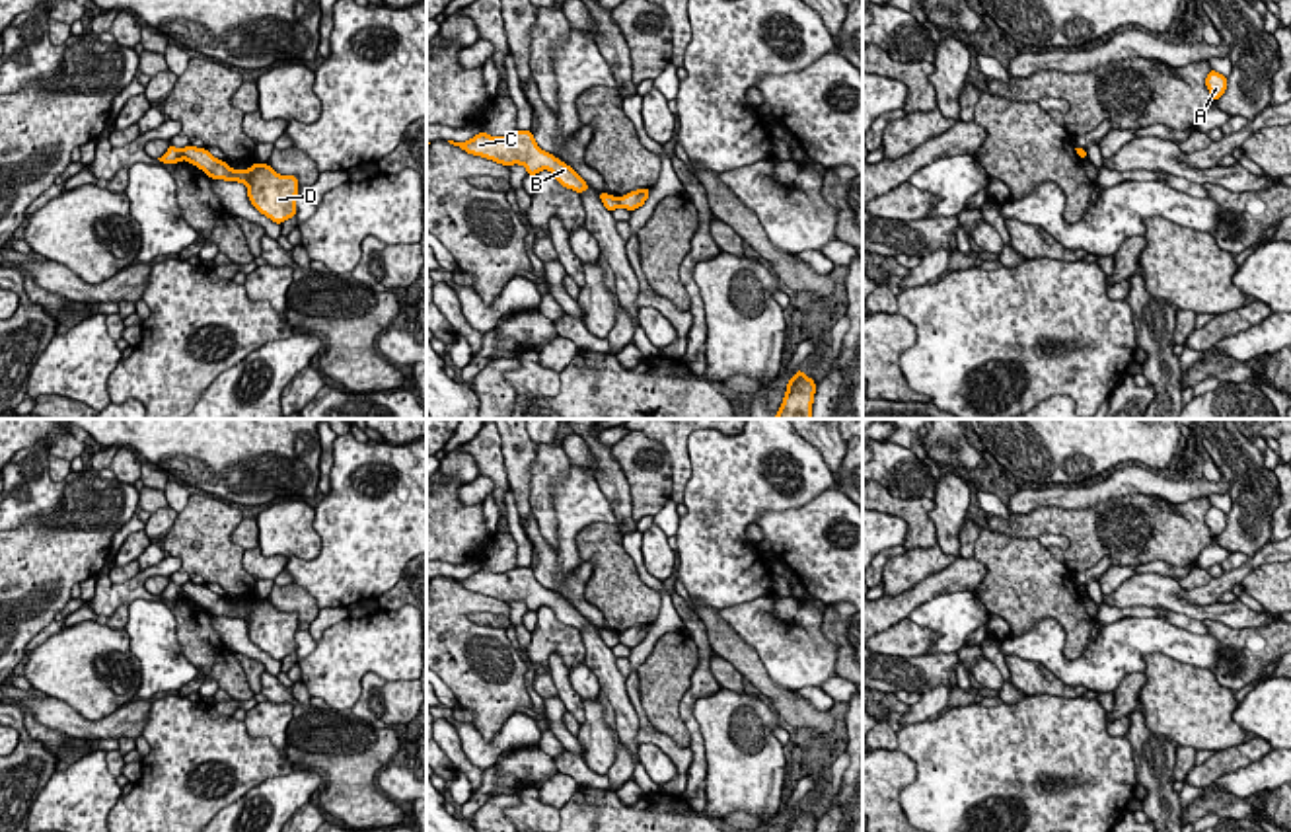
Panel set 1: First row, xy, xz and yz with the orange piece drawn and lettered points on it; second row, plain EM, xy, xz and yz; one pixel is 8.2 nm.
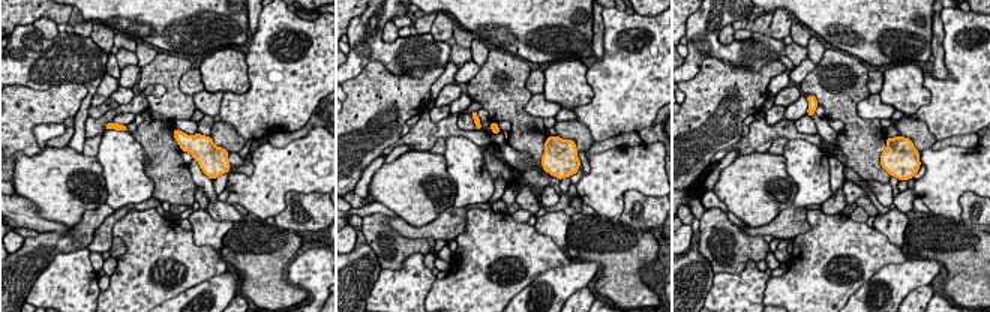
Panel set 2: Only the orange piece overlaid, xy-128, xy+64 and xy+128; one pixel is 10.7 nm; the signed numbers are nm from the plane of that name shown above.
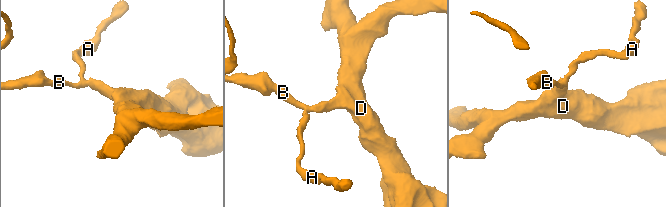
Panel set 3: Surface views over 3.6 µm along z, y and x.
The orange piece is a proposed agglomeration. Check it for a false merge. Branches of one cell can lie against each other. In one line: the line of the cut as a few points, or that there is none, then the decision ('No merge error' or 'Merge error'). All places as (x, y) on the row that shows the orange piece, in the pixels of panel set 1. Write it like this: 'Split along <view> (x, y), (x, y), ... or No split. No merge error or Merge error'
Split along xy (182, 151), (184, 158). Merge error

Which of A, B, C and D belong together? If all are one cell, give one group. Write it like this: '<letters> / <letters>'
A B C / D

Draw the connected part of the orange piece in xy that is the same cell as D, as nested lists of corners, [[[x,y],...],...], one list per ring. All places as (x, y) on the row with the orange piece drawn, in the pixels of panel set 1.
[[[193,144],[183,148],[183,160],[203,170],[212,179],[240,181],[247,185],[249,203],[275,224],[296,216],[298,177],[280,175],[269,164],[253,164],[247,170],[234,170],[214,158],[206,148]]]

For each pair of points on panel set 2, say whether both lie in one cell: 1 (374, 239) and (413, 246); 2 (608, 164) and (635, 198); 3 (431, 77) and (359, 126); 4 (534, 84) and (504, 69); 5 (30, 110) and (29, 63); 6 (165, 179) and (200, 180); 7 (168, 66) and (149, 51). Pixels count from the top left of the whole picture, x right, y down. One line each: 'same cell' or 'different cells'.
1: same cell
2: different cells
3: same cell
4: different cells
5: different cells
6: different cells
7: different cells

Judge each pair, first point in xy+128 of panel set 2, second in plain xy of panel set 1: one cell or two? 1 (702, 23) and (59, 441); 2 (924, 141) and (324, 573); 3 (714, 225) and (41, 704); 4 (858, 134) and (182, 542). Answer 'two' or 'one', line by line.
1: two
2: two
3: two
4: one

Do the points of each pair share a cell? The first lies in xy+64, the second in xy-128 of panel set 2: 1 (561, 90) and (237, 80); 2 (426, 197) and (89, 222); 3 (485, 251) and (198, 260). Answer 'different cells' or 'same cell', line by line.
1: same cell
2: different cells
3: same cell

